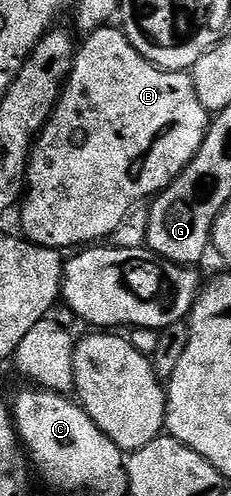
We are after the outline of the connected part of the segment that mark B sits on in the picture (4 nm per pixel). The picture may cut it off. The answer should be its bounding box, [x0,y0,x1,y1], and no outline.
[19,24,210,252]

